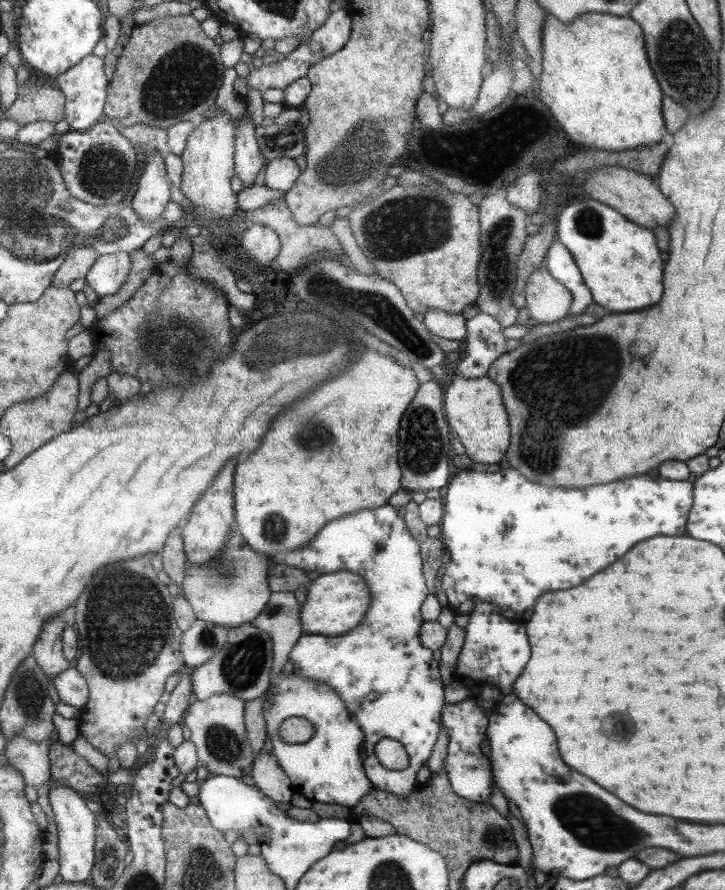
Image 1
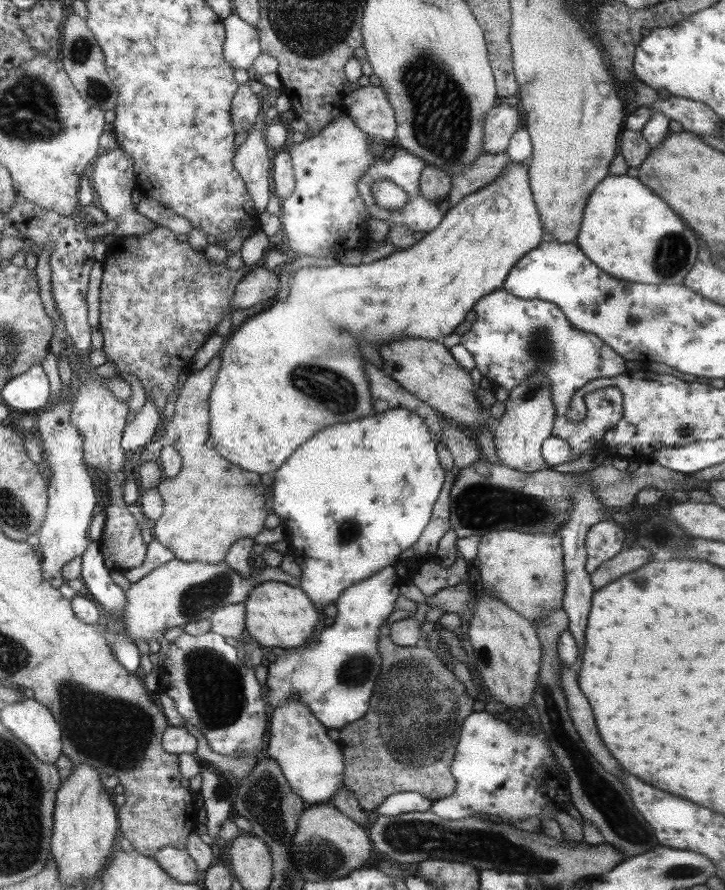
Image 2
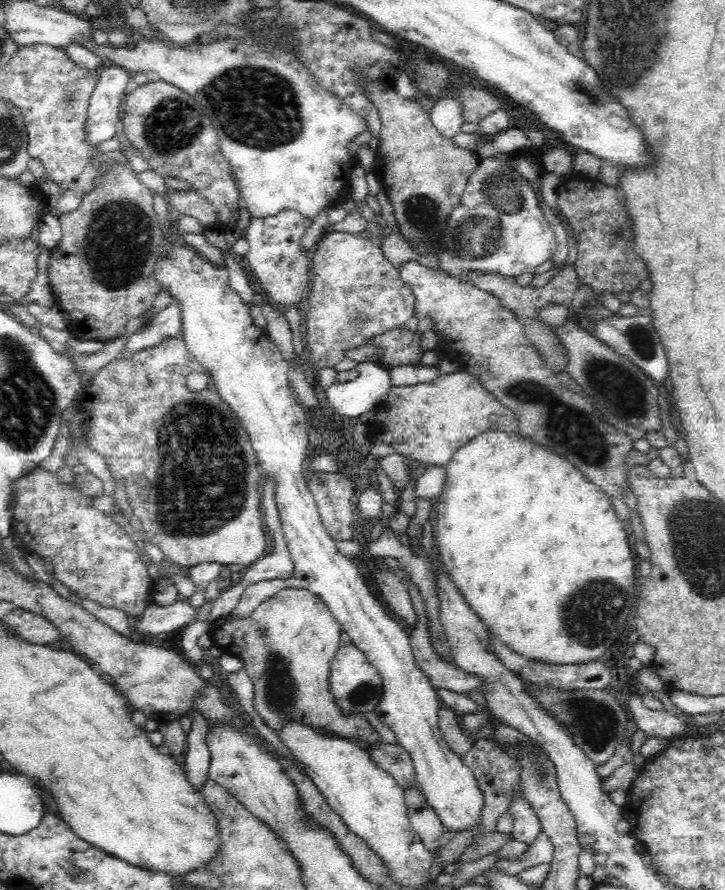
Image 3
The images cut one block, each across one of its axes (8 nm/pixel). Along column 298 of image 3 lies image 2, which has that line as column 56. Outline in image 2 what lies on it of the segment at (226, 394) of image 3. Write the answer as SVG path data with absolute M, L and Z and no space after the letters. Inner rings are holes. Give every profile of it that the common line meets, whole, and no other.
M62 396L49 411L39 413L39 438L46 454L46 467L50 467L50 503L48 517L39 531L39 553L42 559L42 571L53 588L65 584L63 569L69 562L82 557L91 542L89 526L99 504L95 482L85 463L84 440L79 429L71 420L74 404L68 404L68 397Z

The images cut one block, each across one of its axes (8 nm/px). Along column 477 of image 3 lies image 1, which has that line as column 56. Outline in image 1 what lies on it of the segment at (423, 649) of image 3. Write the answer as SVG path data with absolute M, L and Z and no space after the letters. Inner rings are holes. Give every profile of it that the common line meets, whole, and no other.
M73 665L69 670L55 677L53 691L58 700L83 709L90 699L90 688L87 679Z

